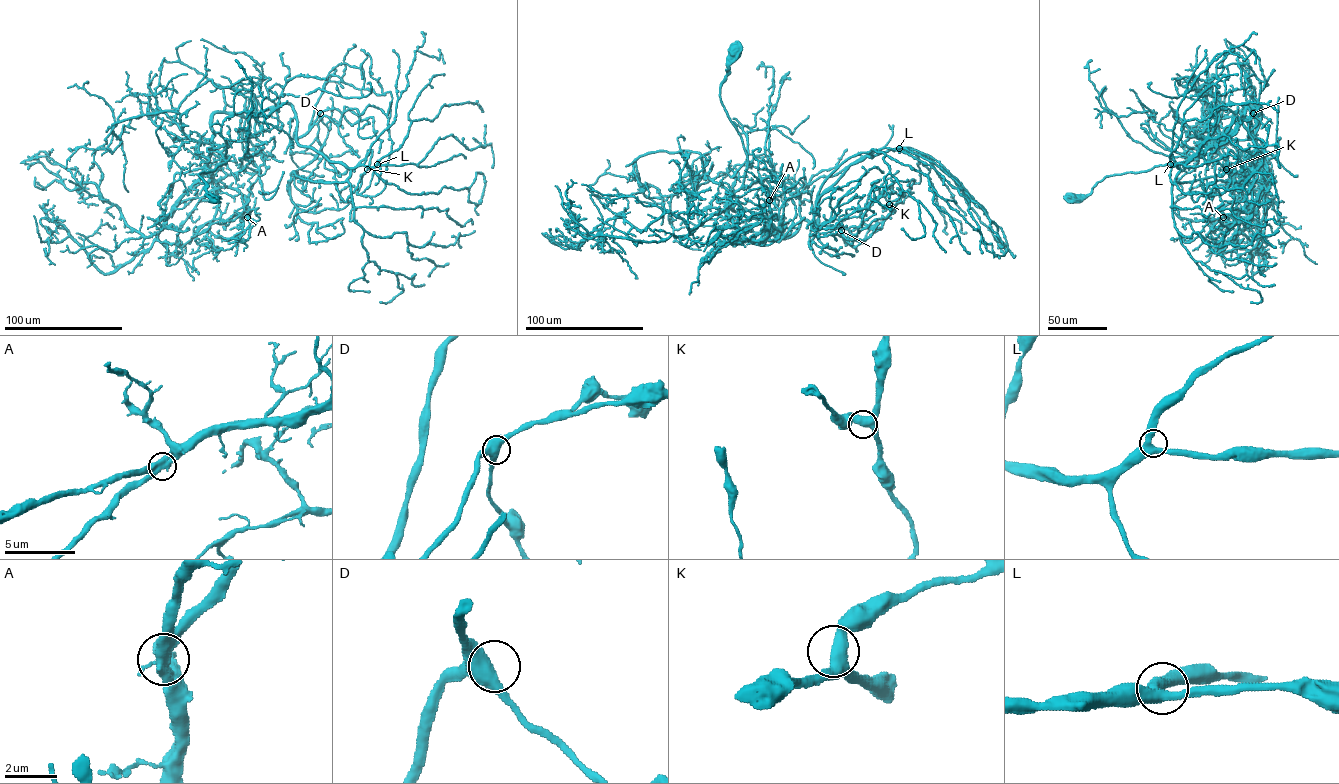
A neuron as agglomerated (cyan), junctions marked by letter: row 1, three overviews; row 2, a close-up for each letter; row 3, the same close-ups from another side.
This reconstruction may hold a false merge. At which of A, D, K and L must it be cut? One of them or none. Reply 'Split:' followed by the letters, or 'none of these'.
Split: none of these

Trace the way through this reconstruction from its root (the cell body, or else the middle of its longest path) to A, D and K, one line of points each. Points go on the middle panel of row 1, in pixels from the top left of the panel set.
A: (736, 49), (720, 98), (748, 161), (743, 184), (726, 209), (742, 240), (768, 235), (768, 200)
D: (736, 49), (720, 98), (746, 155), (743, 188), (777, 177), (816, 231), (841, 230)
K: (736, 49), (720, 98), (746, 155), (743, 188), (777, 177), (816, 231), (840, 226), (848, 239), (889, 204)

